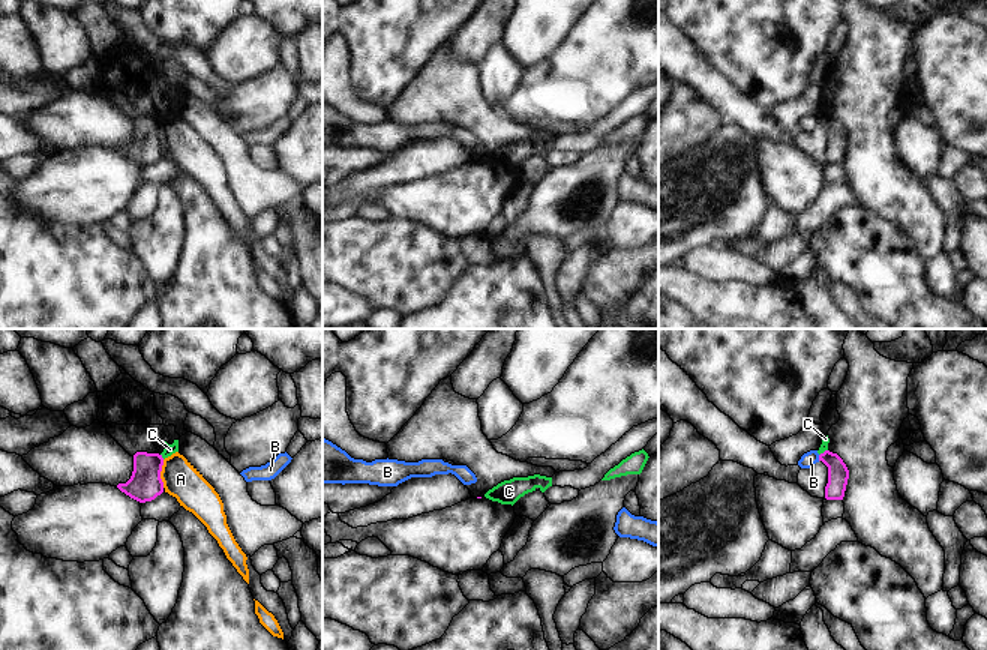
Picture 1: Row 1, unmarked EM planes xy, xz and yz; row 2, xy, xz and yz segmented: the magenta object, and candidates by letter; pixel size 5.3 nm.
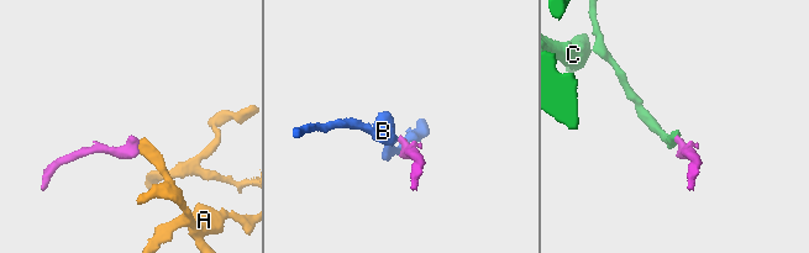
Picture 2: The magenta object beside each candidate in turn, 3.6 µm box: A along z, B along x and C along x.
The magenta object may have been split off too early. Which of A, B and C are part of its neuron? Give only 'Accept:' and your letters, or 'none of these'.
Accept: none of these.

